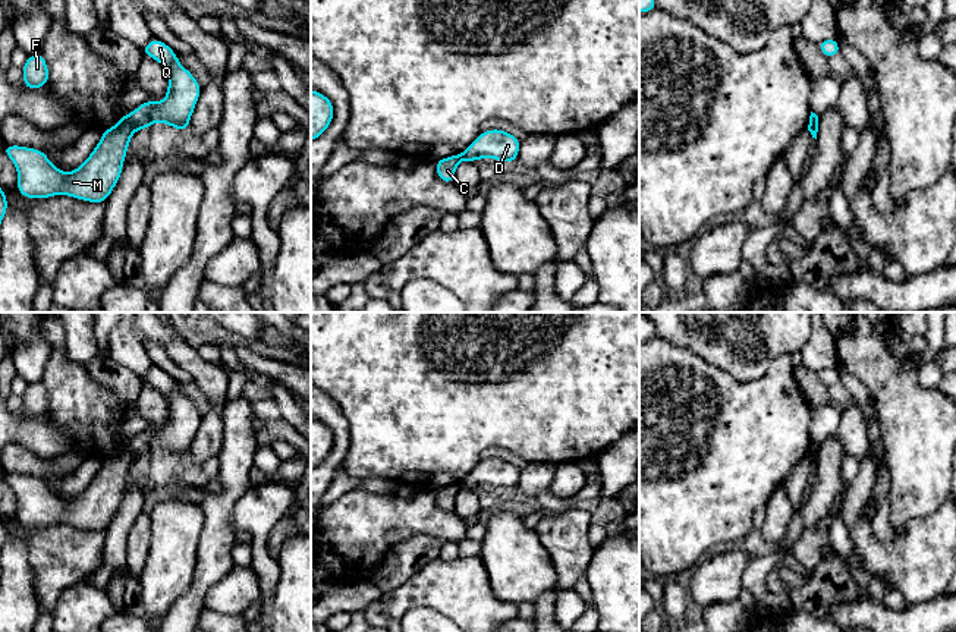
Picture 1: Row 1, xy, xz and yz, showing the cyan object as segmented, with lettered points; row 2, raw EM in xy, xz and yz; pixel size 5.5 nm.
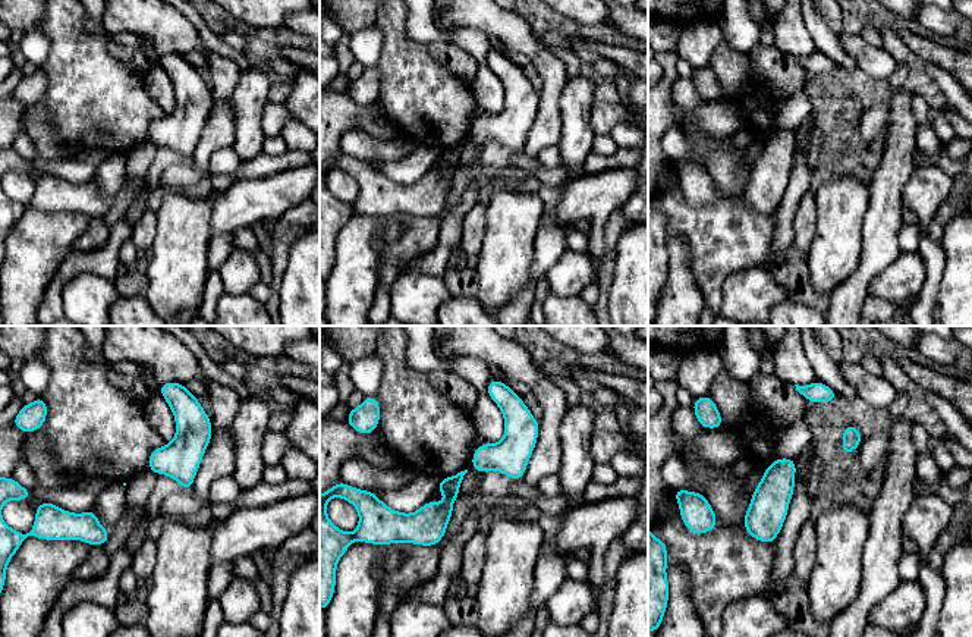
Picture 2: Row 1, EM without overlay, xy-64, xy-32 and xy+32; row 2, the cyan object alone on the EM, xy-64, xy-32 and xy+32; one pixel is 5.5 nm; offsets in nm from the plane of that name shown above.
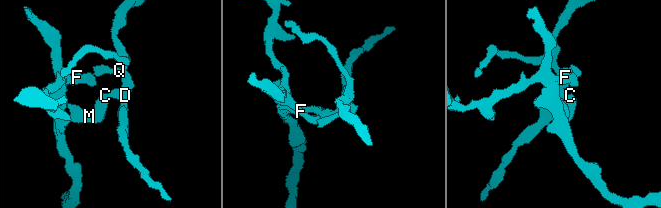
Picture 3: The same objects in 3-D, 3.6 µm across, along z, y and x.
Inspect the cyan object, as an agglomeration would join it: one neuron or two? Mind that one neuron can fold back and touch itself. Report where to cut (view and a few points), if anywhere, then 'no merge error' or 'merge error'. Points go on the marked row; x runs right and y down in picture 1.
cut in xy along (128, 115), (137, 126); merge error

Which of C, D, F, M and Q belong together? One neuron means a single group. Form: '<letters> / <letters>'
C F M / D Q

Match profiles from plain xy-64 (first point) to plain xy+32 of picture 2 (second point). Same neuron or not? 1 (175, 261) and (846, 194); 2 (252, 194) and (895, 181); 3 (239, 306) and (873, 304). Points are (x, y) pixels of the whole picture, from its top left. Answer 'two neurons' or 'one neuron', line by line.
1: one neuron
2: two neurons
3: one neuron

